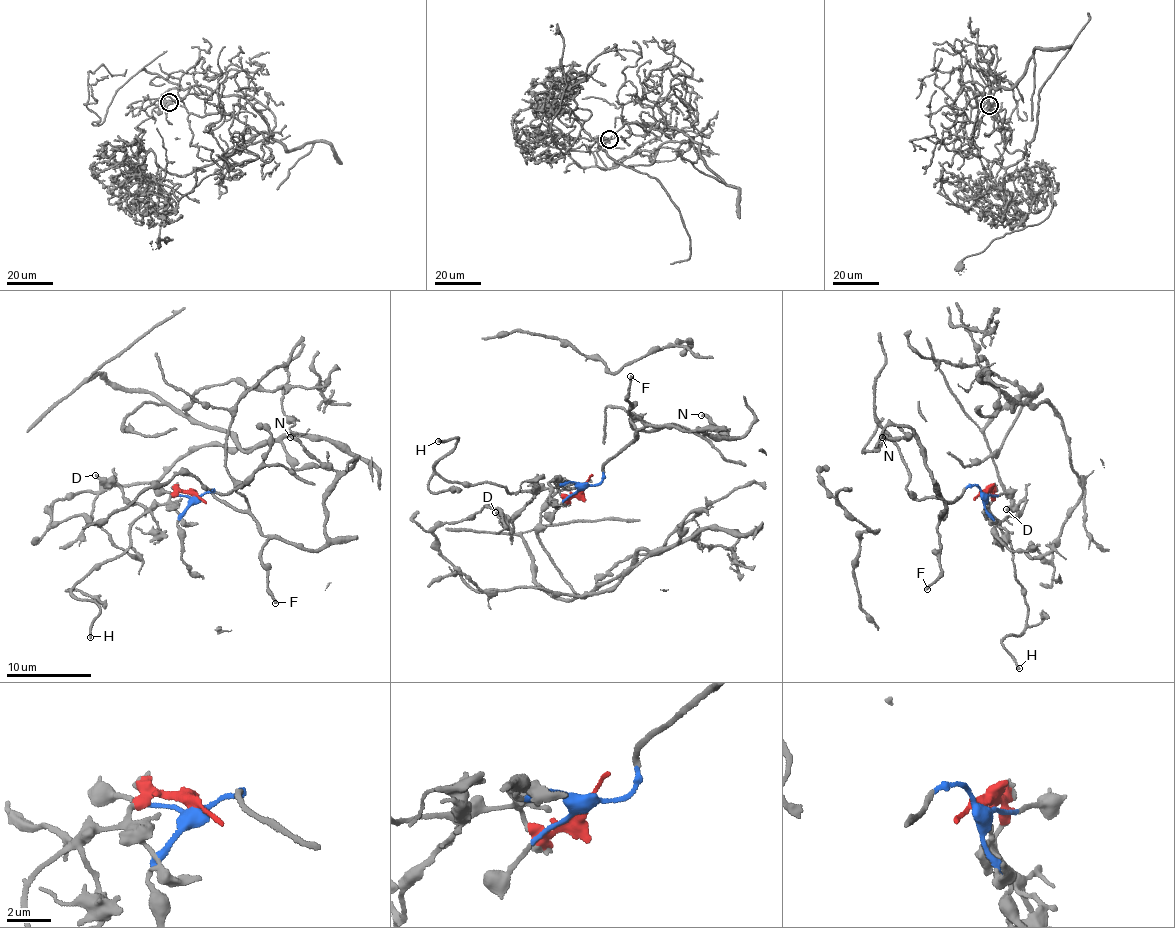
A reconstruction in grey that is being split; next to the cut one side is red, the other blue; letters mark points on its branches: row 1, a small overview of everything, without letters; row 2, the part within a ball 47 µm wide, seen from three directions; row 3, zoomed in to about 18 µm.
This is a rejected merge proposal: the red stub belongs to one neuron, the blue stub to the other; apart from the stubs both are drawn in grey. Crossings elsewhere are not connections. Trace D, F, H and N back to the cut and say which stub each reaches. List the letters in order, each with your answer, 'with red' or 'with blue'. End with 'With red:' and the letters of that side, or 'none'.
D: with red
F: with blue
H: with red
N: with blue
With red: D, H

